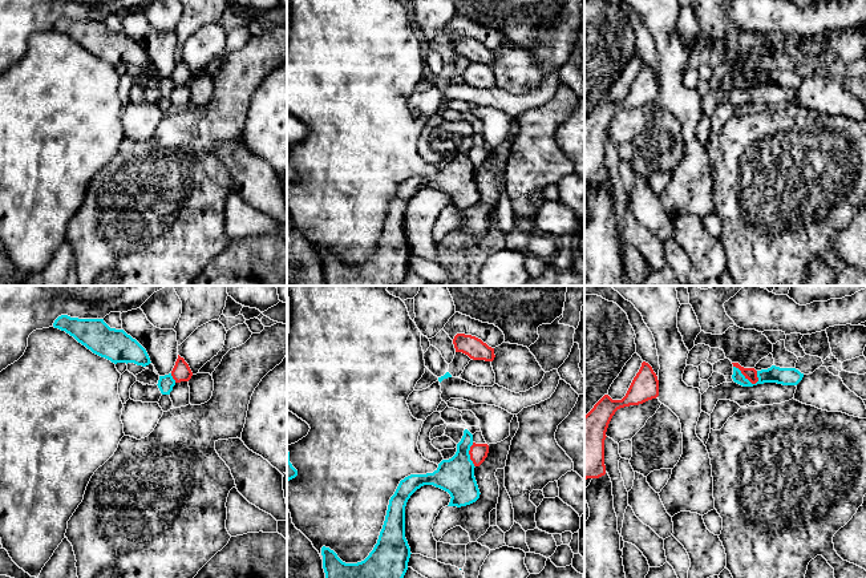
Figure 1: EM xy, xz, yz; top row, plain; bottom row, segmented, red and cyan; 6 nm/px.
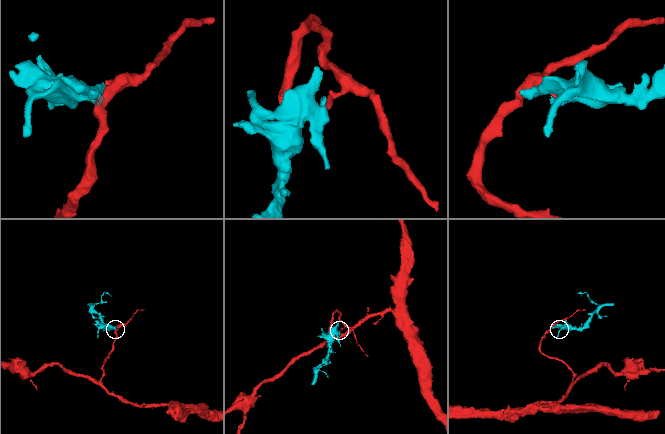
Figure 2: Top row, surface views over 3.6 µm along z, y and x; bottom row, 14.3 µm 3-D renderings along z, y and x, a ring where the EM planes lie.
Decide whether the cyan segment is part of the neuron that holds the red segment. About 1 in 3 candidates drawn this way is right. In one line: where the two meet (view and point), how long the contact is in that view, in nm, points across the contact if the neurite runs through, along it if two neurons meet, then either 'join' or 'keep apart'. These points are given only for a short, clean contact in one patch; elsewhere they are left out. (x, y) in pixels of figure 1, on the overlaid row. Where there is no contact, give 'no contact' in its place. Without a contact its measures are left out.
contact yz (747, 378); length 180 nm; border yz (733, 366), (752, 383), (759, 380); keep apart

